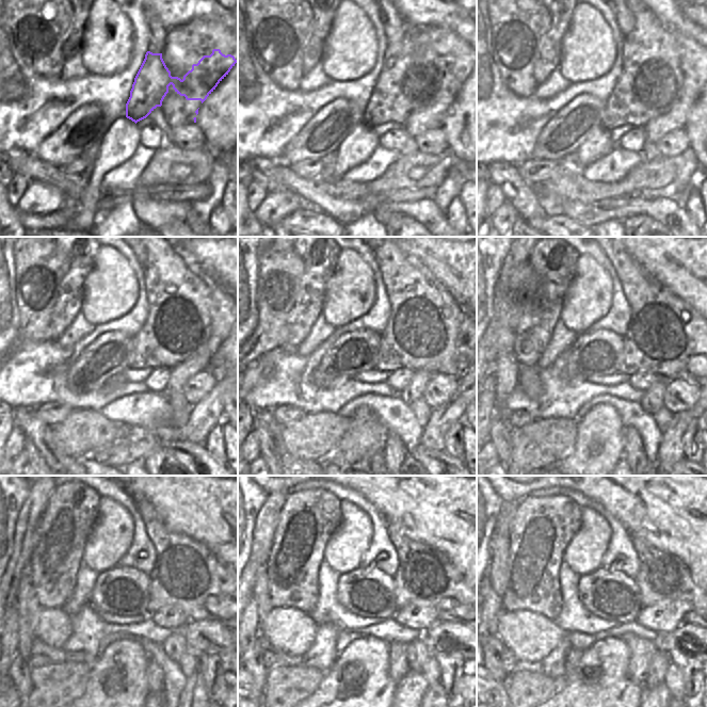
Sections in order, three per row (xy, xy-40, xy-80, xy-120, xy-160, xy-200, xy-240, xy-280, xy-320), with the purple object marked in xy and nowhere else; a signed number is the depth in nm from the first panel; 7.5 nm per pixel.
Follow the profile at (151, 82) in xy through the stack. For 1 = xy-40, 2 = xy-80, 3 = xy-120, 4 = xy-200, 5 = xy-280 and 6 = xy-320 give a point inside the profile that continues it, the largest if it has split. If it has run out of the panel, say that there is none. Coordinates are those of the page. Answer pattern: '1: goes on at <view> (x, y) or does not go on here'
1: goes on at xy-40 (407, 81)
2: goes on at xy-80 (649, 85)
3: goes on at xy-120 (179, 326)
4: goes on at xy-200 (664, 330)
5: goes on at xy-280 (424, 575)
6: goes on at xy-320 (662, 577)

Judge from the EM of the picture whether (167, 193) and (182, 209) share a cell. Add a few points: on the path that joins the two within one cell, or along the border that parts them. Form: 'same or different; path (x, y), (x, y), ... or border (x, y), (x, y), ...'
different; border (150, 197), (155, 199), (183, 201), (188, 204)

